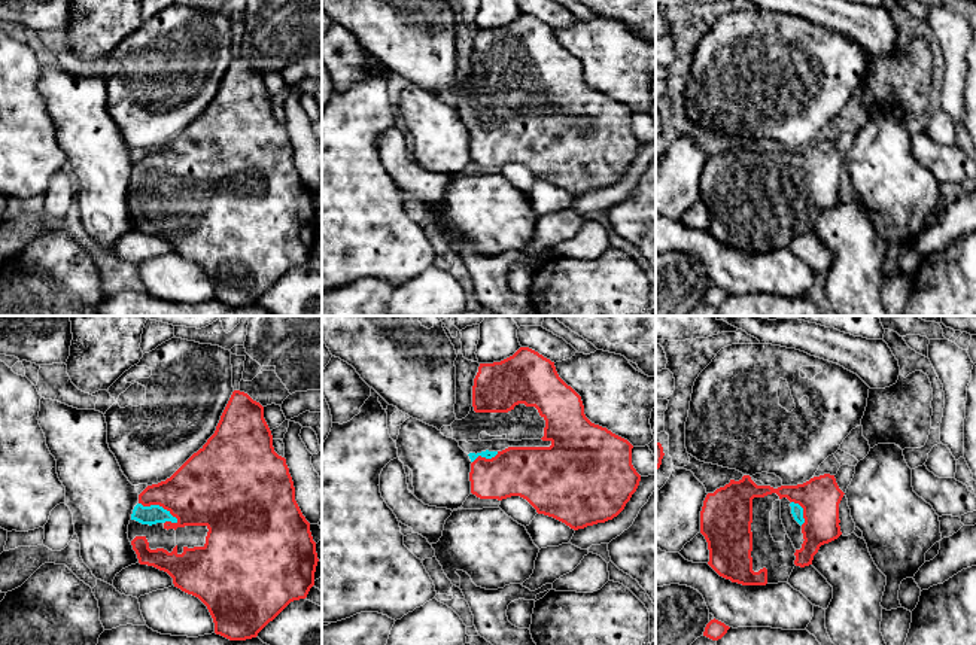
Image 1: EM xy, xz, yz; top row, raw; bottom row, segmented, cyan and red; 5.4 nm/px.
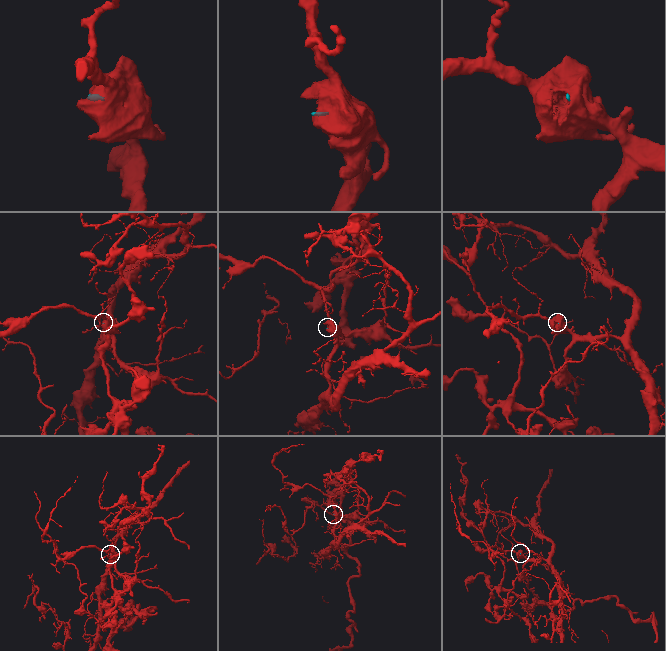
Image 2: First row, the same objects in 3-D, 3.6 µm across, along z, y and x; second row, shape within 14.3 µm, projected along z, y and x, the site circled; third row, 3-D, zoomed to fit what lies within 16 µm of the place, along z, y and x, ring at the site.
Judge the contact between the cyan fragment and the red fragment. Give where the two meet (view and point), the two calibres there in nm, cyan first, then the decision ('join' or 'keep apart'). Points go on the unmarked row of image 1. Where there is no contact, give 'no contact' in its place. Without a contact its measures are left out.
xy (158, 172) | 100/360 nm | join

